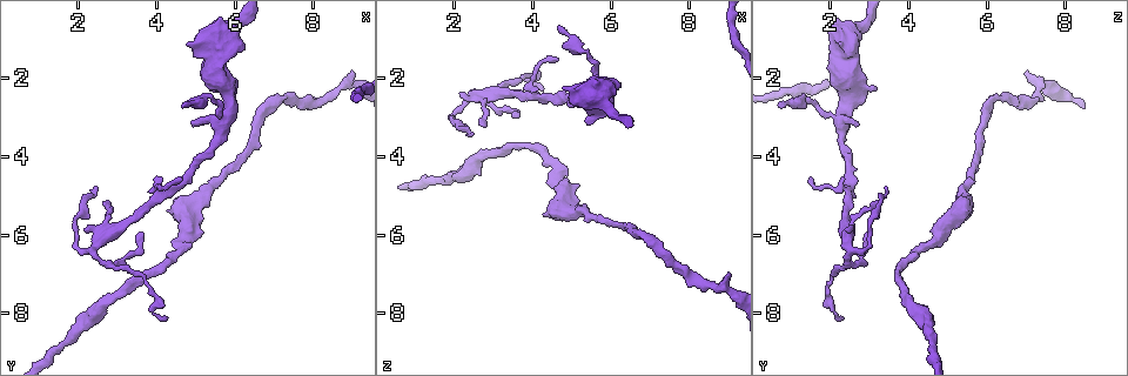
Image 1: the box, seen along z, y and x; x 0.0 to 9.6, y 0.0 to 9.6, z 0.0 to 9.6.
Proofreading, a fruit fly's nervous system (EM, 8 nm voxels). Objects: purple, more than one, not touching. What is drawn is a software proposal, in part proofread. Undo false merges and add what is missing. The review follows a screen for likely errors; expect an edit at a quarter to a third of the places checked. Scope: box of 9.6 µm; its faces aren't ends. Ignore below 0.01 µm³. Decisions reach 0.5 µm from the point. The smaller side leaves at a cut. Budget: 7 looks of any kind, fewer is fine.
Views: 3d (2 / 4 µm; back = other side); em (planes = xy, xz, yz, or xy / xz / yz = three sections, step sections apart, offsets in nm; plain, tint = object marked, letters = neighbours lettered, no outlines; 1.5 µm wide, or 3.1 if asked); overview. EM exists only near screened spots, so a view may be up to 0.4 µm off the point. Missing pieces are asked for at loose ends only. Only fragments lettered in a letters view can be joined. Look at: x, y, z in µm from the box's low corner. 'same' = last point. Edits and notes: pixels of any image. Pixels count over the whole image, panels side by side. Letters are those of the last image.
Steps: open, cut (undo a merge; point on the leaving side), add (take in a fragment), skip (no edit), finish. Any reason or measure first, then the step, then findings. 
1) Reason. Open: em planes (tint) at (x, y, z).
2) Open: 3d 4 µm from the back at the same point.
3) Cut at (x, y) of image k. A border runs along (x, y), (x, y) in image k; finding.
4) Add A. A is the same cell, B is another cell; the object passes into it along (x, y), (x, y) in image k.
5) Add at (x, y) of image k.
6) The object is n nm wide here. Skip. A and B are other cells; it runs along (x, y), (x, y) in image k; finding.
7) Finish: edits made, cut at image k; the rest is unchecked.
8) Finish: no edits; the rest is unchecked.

A fork. Open: 3d 4 µm at (8.75, 2.20, 7.35).

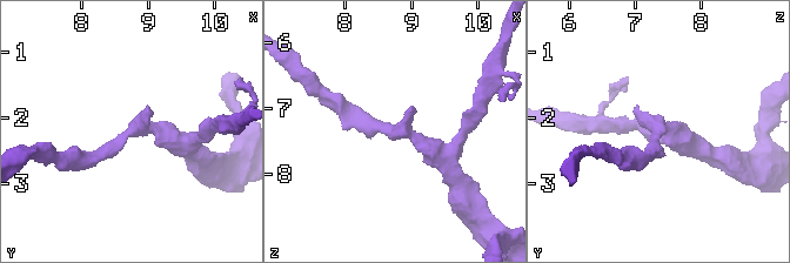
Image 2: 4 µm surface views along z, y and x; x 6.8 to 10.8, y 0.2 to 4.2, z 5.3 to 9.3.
Now the EM. Open: em planes (tint) at (8.80, 2.20, 7.35).

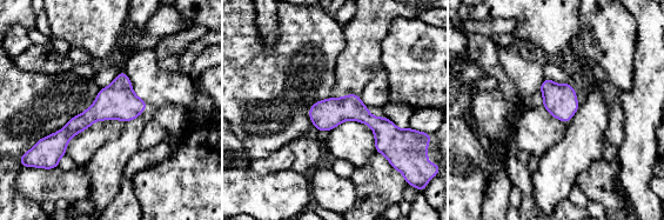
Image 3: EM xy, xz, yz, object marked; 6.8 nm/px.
Open: em planes (letters) at the same point.

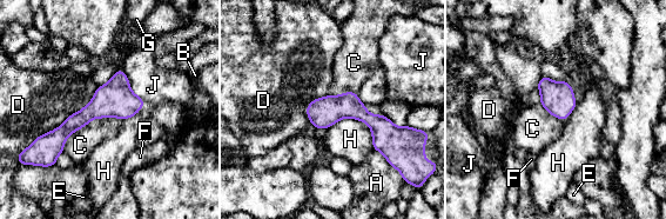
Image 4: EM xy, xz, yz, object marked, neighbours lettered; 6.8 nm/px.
The longest contact is with D, 600 nm. Skip. A, B, C, D, E, F, G, H and J are other cells; a border runs along (122, 119), (92, 119), (62, 152) in image 4; all the same cell.

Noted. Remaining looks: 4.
Calibre changes. Open: 3d 4 µm at (4.70, 6.25, 4.55).

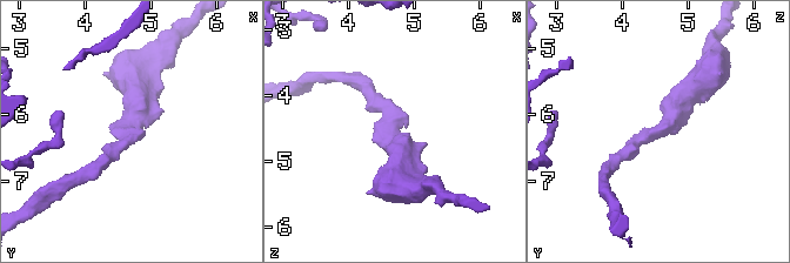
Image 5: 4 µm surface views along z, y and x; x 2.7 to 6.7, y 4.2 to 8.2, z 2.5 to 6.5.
The arms are 200, 380 nm wide; now the EM. Open: em yz step 4 (tint) at (4.70, 6.25, 4.50).

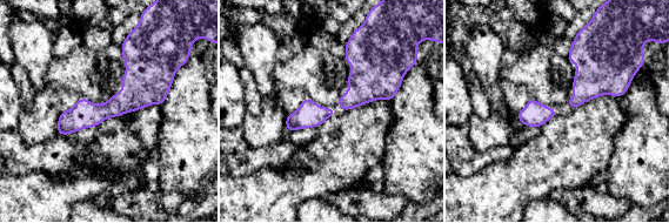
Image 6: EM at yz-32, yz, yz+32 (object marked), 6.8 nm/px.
Cut it another way. Open: em planes (letters) at the same point.

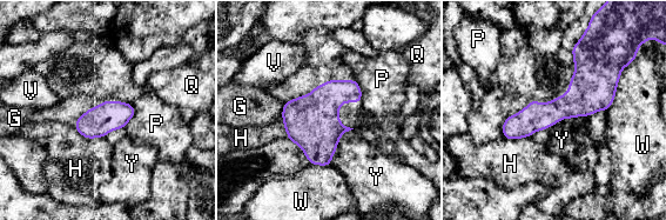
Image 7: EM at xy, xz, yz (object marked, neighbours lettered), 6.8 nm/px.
Skip. G, H, P, Q, V, W and Y are other cells; a border runs along (354, 128), (341, 135), (330, 165) in image 7; one cell here.

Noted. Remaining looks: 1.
Finish: no edits; the rest is unchecked.

